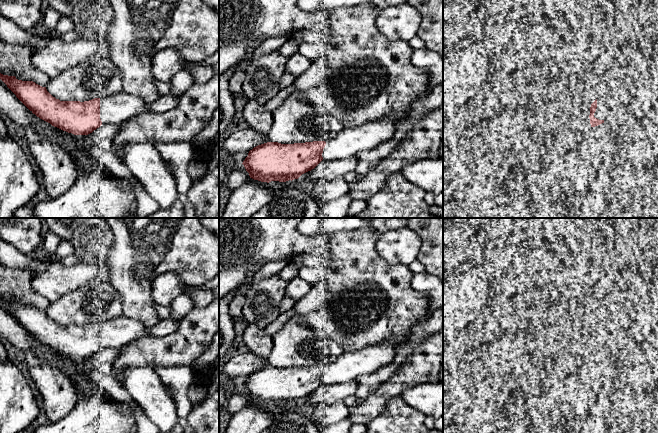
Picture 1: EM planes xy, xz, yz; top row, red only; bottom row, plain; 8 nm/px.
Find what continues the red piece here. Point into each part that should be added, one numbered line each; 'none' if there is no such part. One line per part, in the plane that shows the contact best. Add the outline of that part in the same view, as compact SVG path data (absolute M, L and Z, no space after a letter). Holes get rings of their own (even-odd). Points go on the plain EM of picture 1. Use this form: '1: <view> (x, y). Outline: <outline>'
1: yz (603, 327). Outline: M611 319L597 322L597 332L594 341L599 344L605 344L605 340L609 336L611 325Z

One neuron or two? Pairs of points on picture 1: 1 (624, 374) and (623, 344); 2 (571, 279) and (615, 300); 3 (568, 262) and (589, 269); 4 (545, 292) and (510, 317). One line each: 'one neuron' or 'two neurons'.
1: one neuron
2: two neurons
3: one neuron
4: one neuron

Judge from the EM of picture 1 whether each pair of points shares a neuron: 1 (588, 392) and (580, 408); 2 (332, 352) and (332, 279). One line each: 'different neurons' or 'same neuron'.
1: same neuron
2: different neurons

